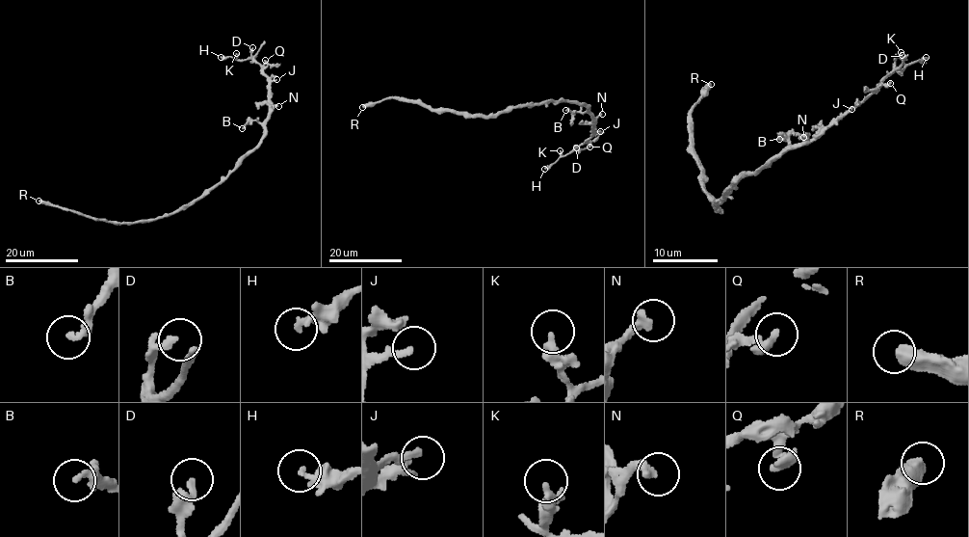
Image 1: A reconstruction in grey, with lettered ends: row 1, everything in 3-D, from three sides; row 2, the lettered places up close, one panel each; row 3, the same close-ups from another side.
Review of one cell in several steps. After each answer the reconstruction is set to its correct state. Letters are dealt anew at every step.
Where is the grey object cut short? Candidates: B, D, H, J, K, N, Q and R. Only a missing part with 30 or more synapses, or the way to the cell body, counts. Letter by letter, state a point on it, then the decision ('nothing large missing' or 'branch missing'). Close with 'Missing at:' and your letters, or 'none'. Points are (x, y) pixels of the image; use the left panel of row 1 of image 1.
B: (242, 128) | nothing large missing
D: (252, 47) | nothing large missing
H: (221, 57) | nothing large missing
J: (276, 79) | nothing large missing
K: (236, 53) | nothing large missing
N: (278, 106) | nothing large missing
Q: (265, 60) | nothing large missing
R: (39, 201) | nothing large missing
Missing at: none

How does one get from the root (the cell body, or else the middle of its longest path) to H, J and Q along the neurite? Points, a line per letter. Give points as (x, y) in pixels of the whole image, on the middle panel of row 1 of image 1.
H: (539, 103), (562, 98), (575, 101), (587, 107), (591, 119), (591, 136), (587, 142), (544, 169)
J: (539, 103), (562, 98), (575, 101), (587, 107), (591, 119), (591, 130), (600, 131)
Q: (539, 103), (562, 98), (587, 107), (591, 119), (589, 147)

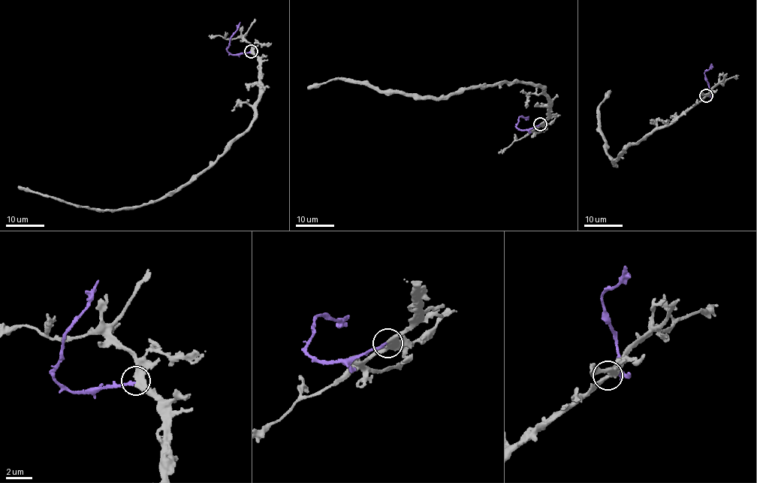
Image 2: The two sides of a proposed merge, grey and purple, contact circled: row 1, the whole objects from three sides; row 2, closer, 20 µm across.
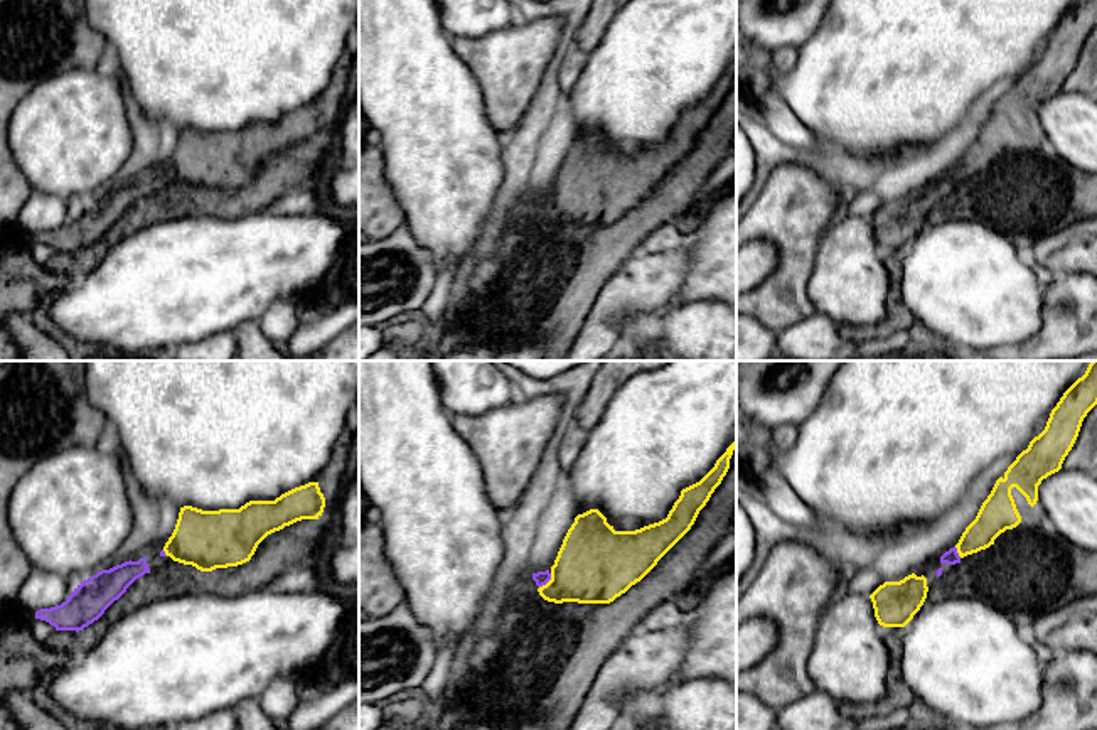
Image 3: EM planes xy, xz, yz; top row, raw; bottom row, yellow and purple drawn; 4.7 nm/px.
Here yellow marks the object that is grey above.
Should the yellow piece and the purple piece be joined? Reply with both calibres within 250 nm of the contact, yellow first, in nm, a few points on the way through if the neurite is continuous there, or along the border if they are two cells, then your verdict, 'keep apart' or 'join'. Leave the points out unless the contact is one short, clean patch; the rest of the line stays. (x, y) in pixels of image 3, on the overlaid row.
380/70 nm | across xz (595, 563), (568, 582), (548, 582), (541, 579) | join

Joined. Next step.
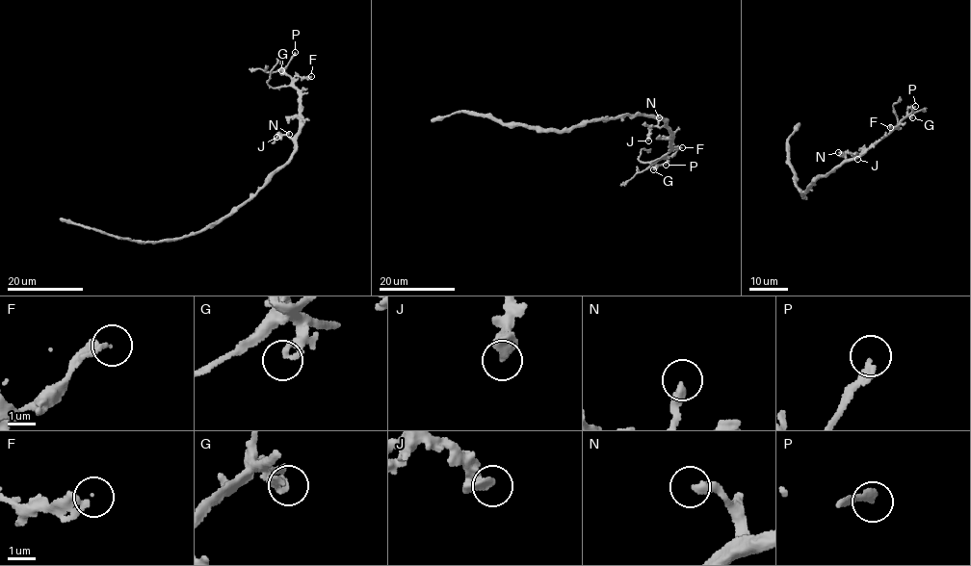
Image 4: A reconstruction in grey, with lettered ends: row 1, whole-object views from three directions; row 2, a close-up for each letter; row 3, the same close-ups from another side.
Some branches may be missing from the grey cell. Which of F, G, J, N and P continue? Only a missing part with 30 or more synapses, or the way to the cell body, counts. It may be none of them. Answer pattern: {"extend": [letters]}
{"extend": ["N"]}

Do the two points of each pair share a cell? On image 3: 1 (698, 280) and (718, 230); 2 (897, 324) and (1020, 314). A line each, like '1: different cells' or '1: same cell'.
1: same cell
2: different cells

